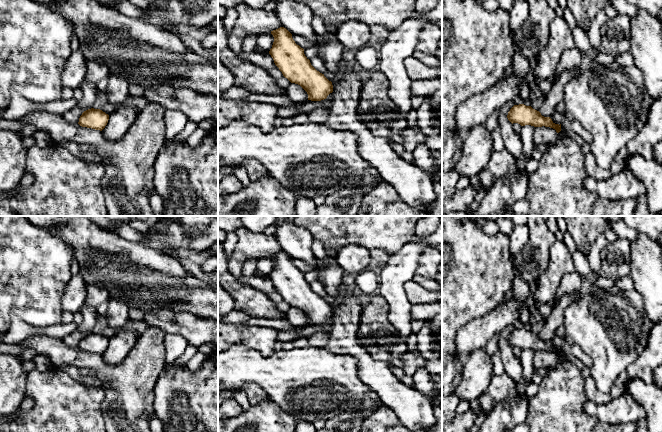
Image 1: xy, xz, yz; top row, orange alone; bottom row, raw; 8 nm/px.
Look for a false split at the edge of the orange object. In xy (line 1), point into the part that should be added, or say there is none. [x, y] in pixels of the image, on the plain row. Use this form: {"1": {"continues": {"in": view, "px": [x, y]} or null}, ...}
{"1": {"continues": null}}

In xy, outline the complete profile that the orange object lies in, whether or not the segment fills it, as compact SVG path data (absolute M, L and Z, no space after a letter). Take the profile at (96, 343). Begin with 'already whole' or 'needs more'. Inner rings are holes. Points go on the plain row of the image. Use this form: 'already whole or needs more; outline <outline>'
already whole; outline M88 333L82 337L78 348L82 351L92 352L102 355L107 349L109 339L100 333Z

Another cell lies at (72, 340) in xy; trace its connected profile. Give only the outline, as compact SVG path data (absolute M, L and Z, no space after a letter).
M77 328L72 334L65 336L63 341L72 348L78 348L80 340L86 334L88 333L85 333Z

